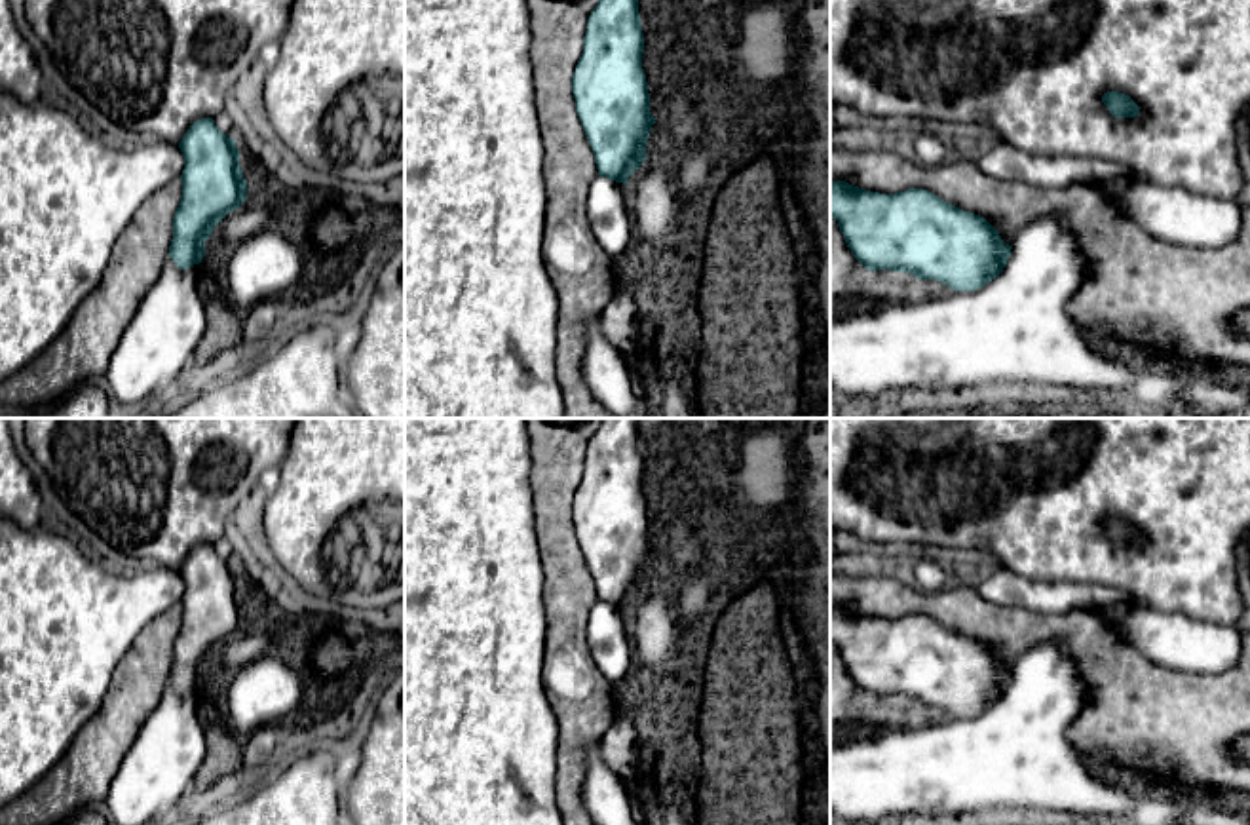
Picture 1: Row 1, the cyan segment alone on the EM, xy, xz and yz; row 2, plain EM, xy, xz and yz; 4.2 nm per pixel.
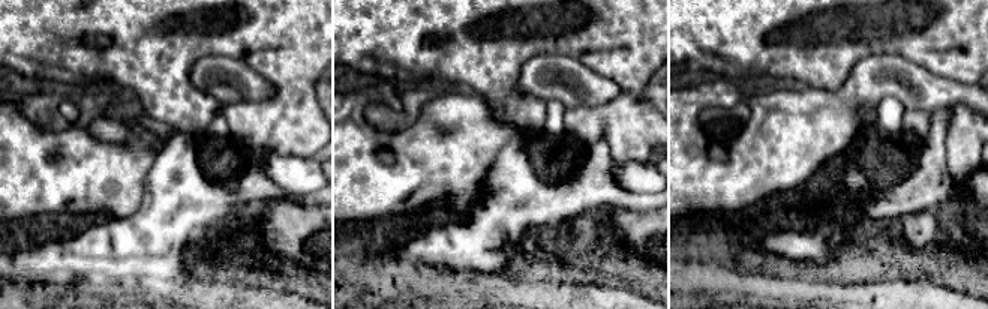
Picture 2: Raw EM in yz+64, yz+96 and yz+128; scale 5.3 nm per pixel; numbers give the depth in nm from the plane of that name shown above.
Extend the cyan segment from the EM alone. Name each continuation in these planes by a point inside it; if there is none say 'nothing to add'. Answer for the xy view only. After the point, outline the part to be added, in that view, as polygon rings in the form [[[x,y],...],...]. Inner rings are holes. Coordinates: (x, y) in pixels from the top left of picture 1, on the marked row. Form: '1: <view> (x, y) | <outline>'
nothing to add

